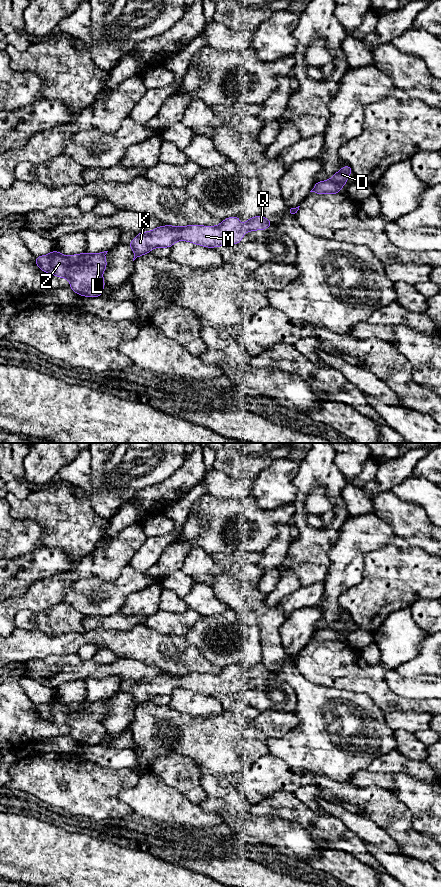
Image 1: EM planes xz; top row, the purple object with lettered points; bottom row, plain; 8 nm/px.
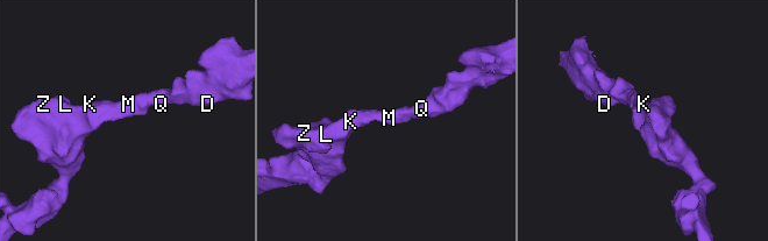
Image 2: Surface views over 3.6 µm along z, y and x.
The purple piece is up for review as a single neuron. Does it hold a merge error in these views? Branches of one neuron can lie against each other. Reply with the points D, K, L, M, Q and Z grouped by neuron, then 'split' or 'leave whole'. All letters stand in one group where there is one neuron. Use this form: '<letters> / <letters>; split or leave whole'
D K L M Q Z; leave whole

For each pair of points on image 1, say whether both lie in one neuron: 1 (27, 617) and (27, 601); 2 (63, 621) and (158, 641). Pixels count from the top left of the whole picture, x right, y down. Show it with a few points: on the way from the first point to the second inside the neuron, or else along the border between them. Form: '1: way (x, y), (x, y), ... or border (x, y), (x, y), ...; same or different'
1: border (50, 607), (20, 610), (14, 626); different
2: border (85, 632), (68, 631), (56, 635); different

